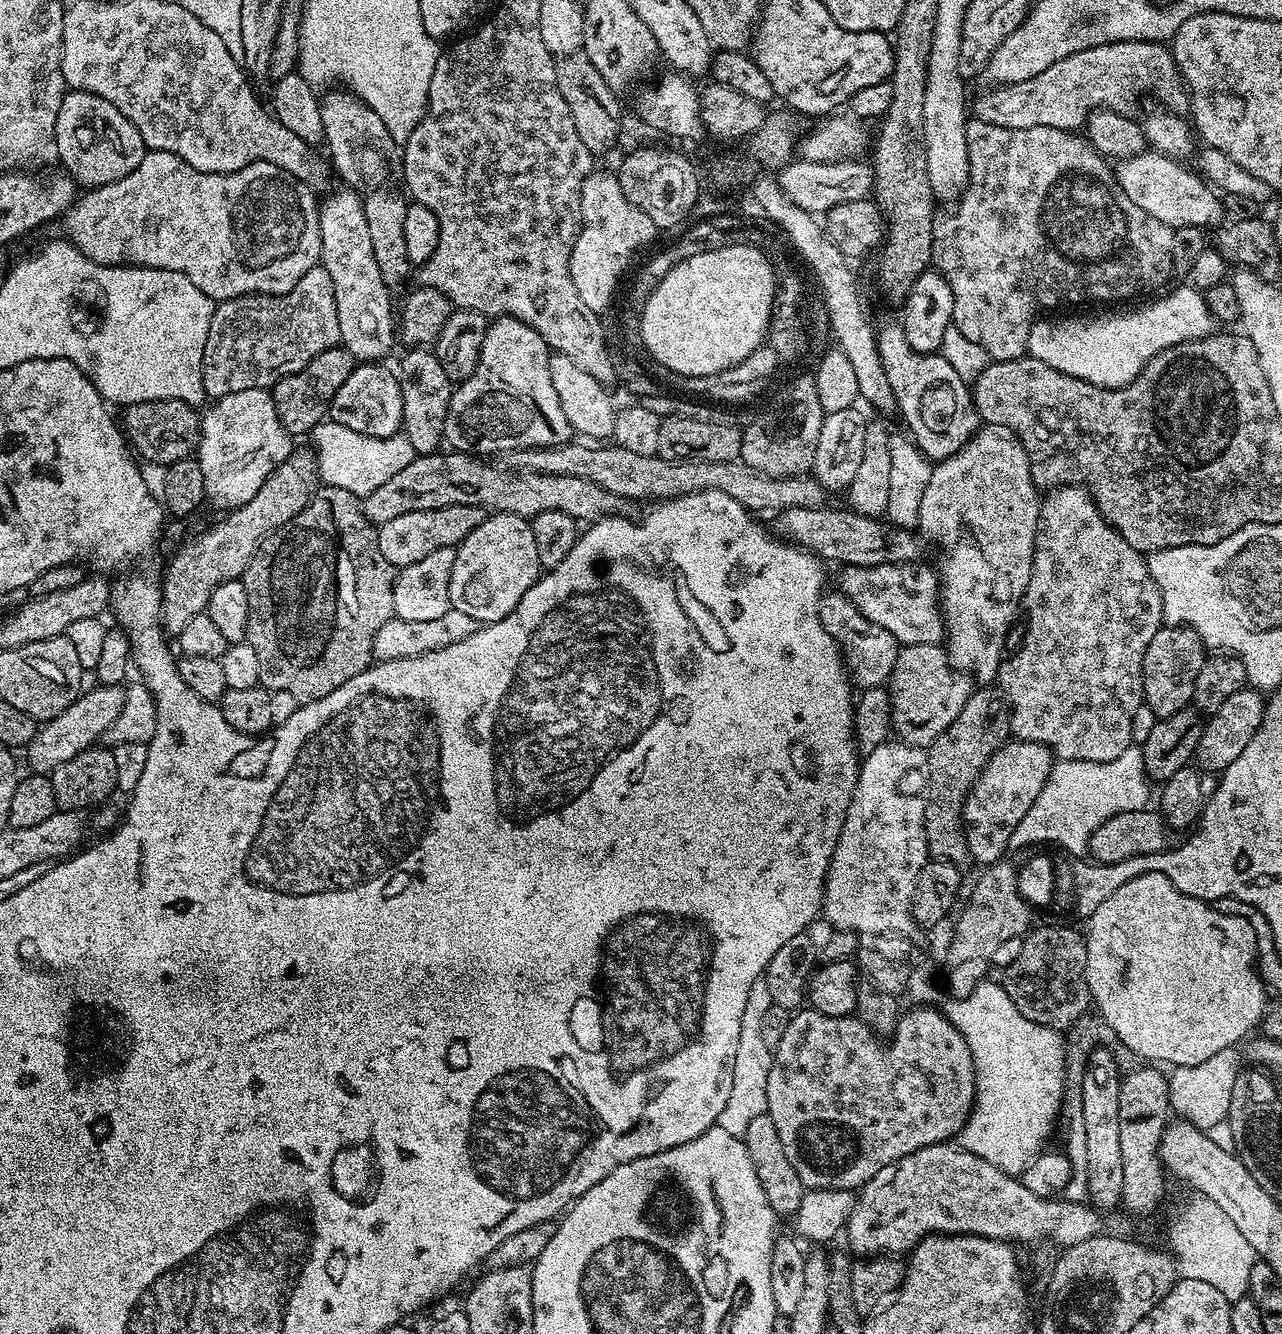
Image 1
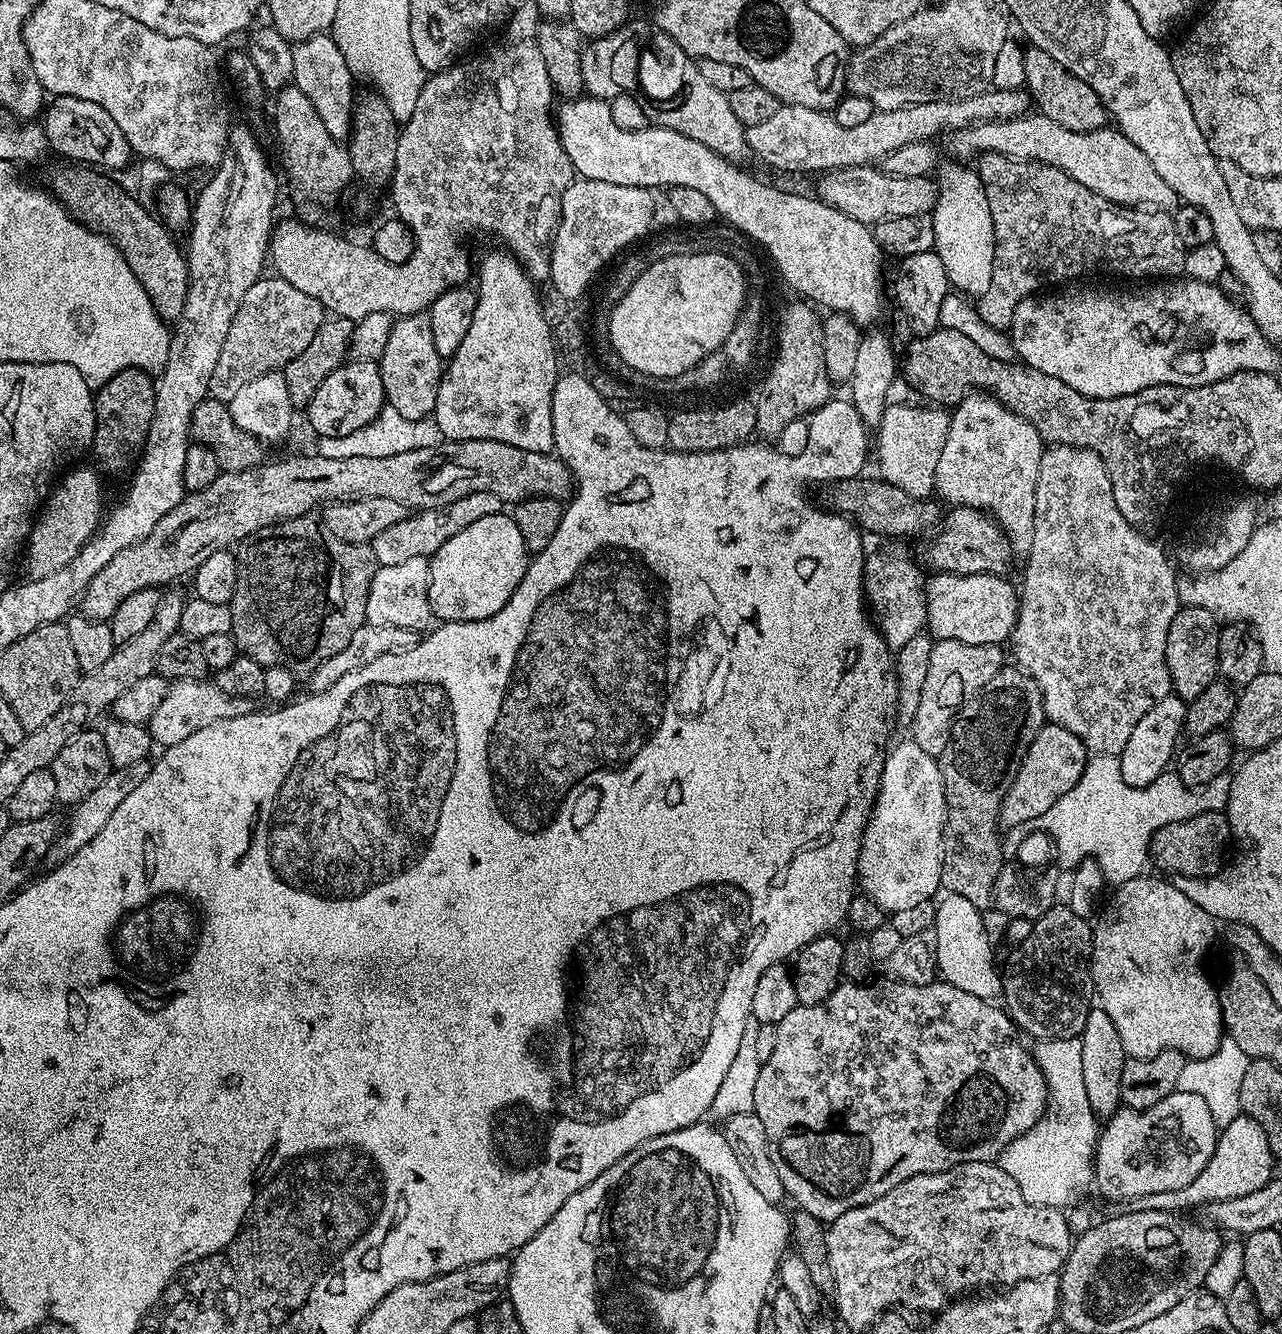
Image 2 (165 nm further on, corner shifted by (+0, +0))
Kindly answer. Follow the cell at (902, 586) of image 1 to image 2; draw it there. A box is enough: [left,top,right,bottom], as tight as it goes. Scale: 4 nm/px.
[926,572,1020,645]

